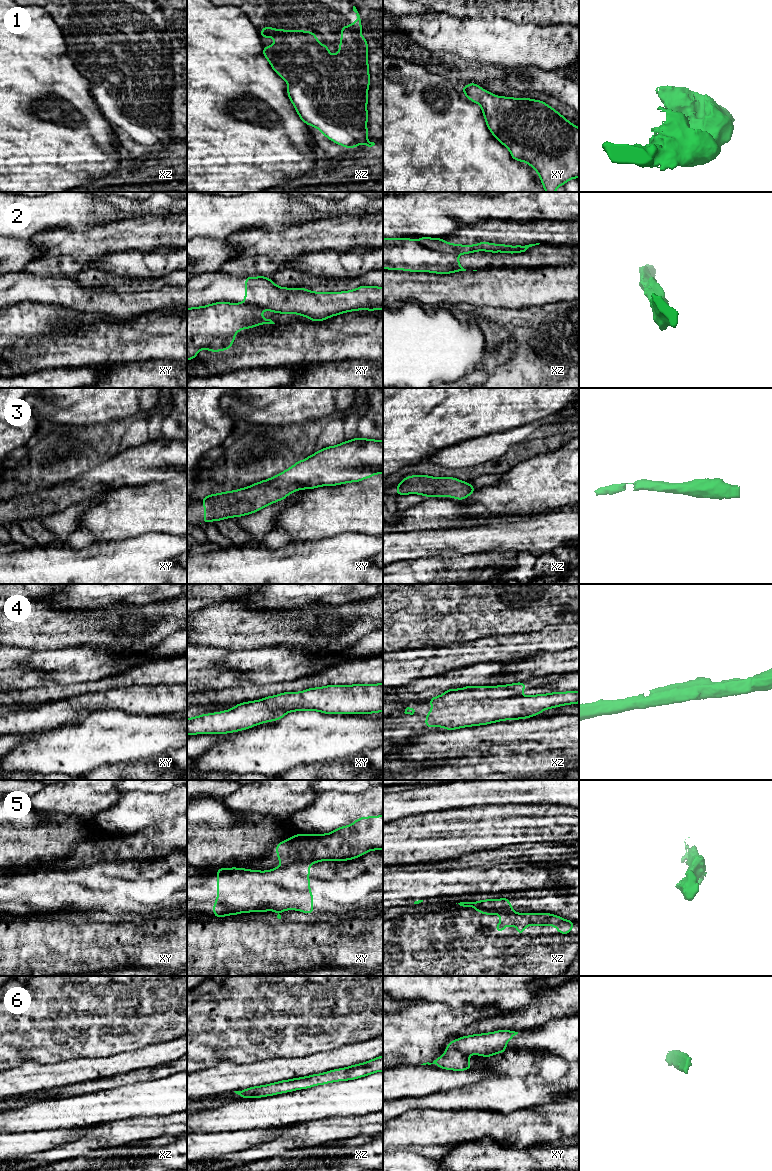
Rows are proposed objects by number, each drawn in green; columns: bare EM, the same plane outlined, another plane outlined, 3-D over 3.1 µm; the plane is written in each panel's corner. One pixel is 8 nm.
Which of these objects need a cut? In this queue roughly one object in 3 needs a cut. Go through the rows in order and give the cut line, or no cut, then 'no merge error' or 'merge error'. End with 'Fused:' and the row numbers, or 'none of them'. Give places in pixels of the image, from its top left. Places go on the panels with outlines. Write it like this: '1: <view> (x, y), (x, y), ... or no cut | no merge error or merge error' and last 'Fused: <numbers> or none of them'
1: no cut | no merge error
2: xz (418, 241), (442, 252), (455, 252), (457, 254) | merge error
3: no cut | no merge error
4: no cut | no merge error
5: xy (316, 860), (294, 861), (283, 865) | merge error
6: no cut | no merge error
Fused: 2, 5

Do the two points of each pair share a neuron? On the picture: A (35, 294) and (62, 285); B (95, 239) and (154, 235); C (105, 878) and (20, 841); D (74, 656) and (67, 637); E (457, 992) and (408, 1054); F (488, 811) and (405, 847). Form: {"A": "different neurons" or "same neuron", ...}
{"A": "same neuron", "B": "same neuron", "C": "different neurons", "D": "different neurons", "E": "different neurons", "F": "same neuron"}

